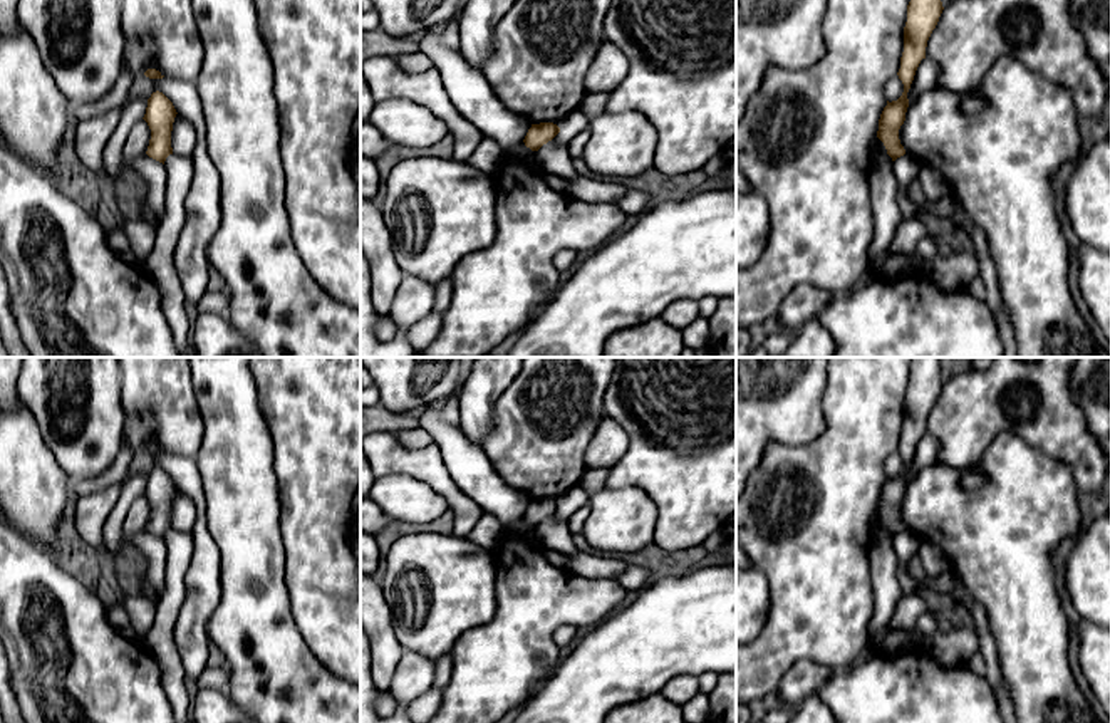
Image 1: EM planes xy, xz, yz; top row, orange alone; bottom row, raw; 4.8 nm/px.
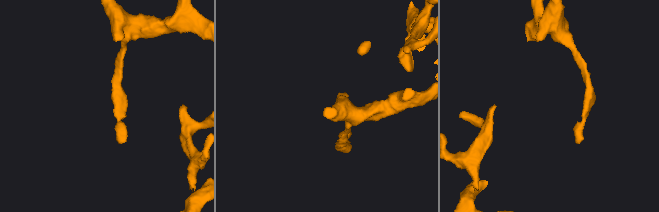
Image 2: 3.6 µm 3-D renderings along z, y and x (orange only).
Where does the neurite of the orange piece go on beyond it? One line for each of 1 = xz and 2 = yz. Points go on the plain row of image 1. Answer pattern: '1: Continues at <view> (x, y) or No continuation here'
1: No continuation here
2: No continuation here

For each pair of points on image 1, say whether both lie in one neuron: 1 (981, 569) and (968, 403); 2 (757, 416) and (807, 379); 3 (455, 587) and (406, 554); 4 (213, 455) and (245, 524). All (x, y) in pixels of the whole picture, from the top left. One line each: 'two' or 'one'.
1: two
2: one
3: one
4: one

